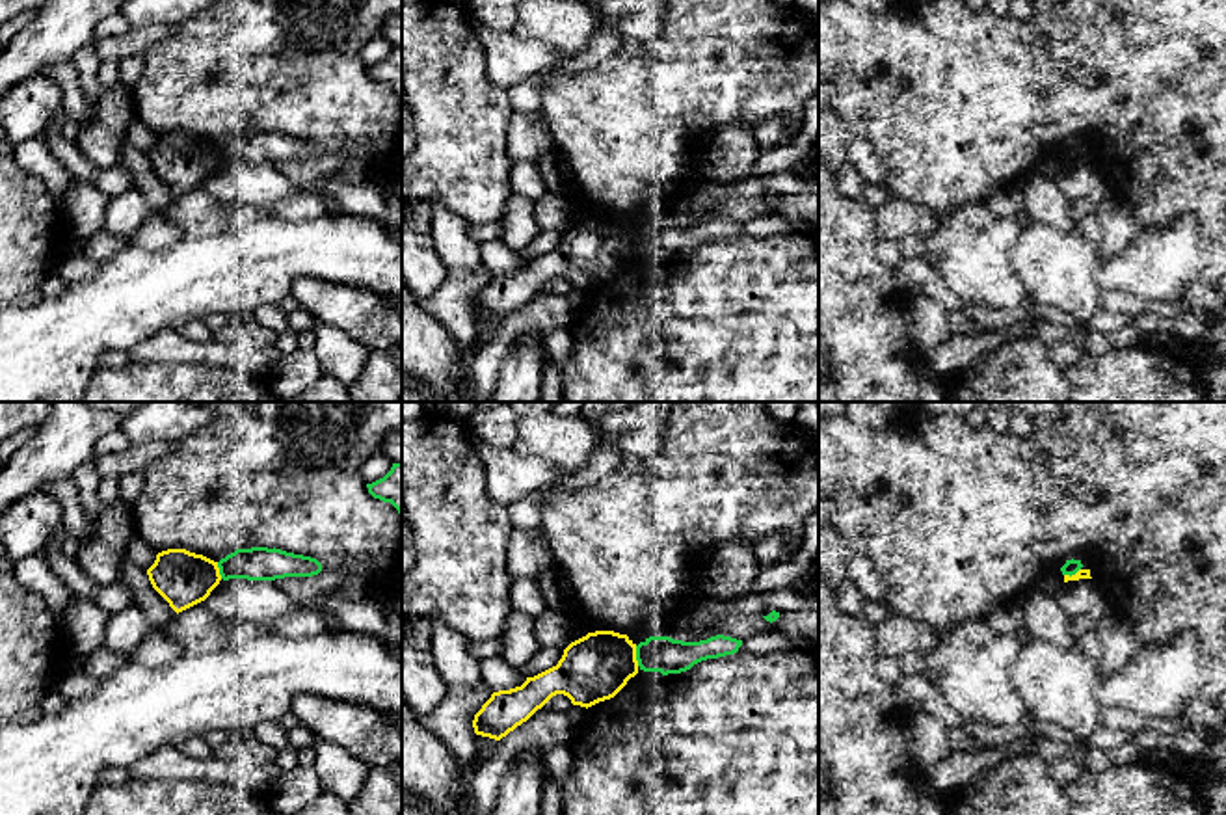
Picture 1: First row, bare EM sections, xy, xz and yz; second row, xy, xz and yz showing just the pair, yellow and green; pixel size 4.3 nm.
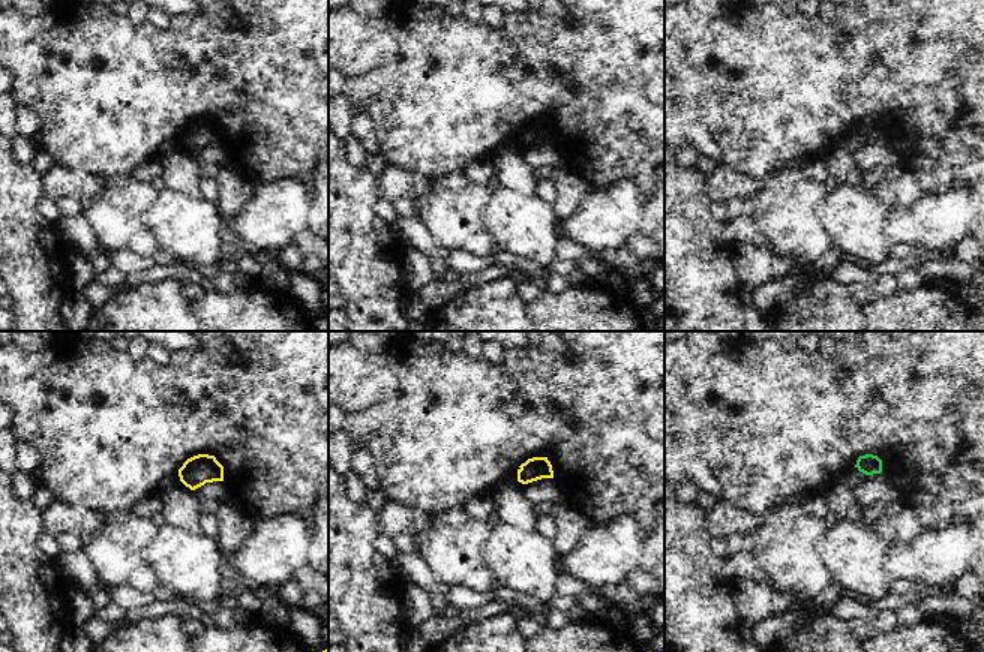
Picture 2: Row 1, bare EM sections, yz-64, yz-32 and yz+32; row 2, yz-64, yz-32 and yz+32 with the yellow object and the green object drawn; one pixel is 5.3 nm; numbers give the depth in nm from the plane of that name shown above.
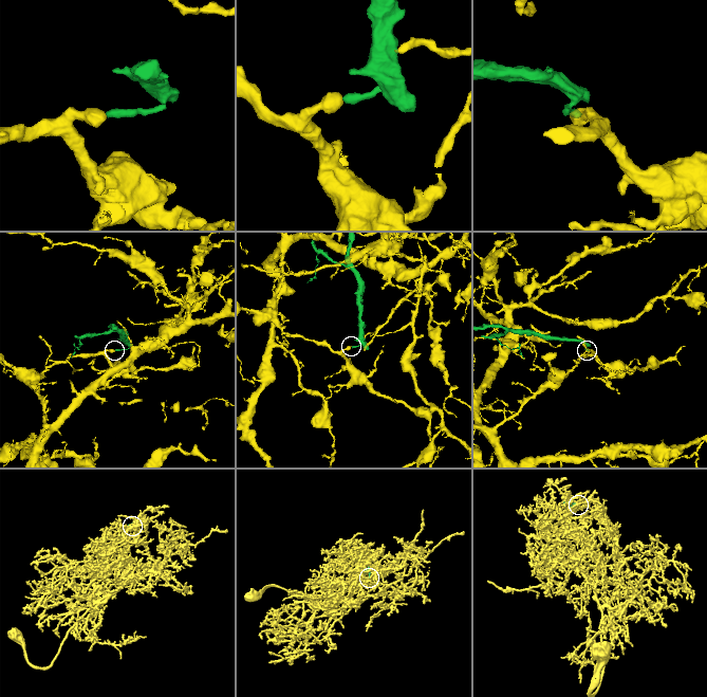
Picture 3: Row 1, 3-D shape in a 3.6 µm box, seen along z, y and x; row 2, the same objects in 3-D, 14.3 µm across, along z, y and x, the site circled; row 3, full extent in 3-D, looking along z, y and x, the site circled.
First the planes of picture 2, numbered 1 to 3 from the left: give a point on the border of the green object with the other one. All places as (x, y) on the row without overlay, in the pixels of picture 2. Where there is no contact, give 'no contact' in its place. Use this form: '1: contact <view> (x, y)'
1: no contact
2: no contact
3: no contact

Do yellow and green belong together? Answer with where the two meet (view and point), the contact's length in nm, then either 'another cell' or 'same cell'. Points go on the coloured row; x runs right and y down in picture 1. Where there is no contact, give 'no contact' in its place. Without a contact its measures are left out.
meets yellow in xz at (635, 655); contact 90 nm long; another cell

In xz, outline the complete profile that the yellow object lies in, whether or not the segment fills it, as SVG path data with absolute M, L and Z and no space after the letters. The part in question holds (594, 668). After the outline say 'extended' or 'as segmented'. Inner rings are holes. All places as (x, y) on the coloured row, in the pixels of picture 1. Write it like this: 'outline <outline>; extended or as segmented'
outline M588 633L564 649L556 666L521 687L493 692L474 715L474 733L500 741L556 694L588 709L614 698L636 674L636 644L627 635Z; as segmented

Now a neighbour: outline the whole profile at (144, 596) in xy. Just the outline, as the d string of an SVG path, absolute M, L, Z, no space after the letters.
M127 551L121 554L119 582L130 590L132 605L136 605L156 629L166 629L175 621L177 612L153 588L147 569L128 560Z

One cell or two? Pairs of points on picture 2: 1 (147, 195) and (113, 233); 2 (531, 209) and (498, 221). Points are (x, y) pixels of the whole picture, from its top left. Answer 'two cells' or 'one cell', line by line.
1: one cell
2: one cell

